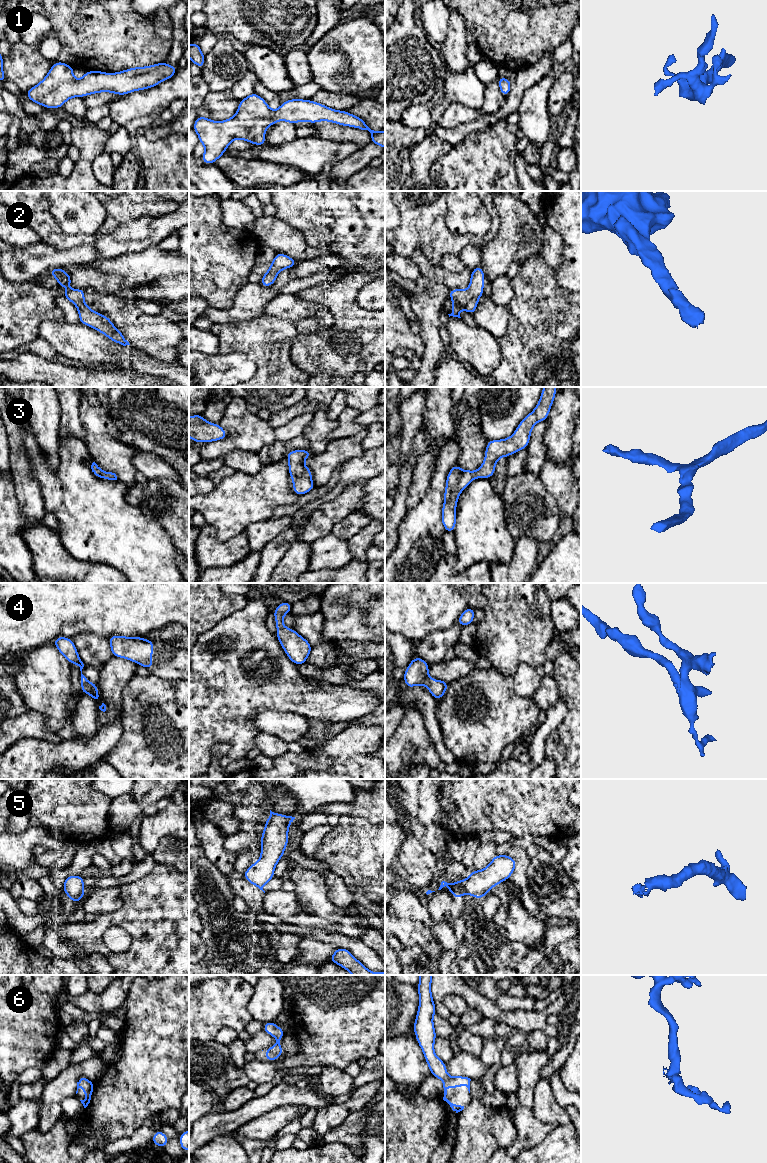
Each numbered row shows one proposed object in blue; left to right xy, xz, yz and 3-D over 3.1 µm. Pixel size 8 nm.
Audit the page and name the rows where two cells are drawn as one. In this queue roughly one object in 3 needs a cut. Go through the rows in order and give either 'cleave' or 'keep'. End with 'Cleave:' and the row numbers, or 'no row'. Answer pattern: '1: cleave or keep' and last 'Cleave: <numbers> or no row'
1: keep
2: keep
3: keep
4: keep
5: keep
6: keep
Cleave: no row

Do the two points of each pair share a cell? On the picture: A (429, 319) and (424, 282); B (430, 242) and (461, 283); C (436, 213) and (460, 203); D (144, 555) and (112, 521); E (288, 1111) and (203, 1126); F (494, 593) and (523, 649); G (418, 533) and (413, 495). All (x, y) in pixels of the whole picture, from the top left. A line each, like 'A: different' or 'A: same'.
A: same
B: different
C: different
D: same
E: different
F: same
G: different

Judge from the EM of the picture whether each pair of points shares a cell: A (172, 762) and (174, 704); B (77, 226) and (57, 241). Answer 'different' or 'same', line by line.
A: same
B: different

